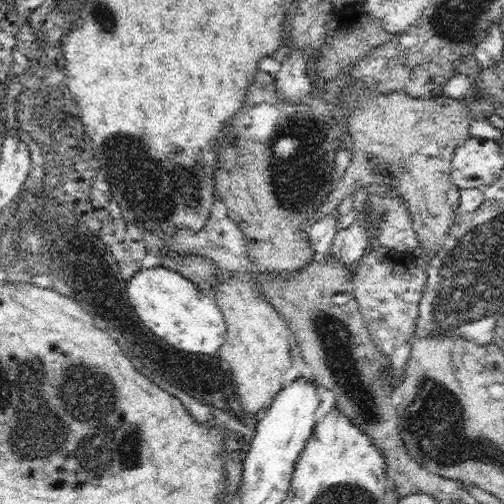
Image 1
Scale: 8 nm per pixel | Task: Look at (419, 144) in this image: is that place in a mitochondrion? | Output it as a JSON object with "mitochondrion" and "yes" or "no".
{"mitochondrion":"no"}

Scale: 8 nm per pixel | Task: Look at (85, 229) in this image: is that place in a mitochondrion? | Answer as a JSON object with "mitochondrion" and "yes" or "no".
{"mitochondrion":"no"}

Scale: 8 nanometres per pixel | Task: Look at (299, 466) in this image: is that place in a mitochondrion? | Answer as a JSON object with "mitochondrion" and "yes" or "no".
{"mitochondrion":"no"}

